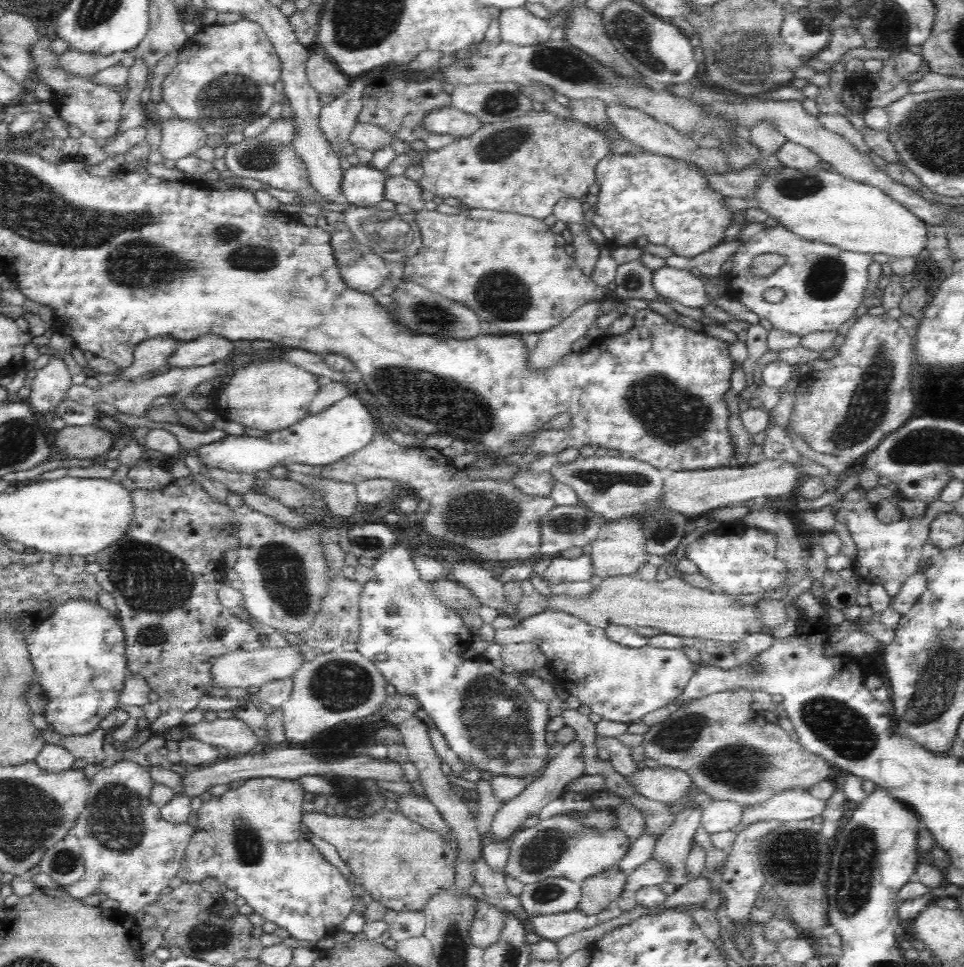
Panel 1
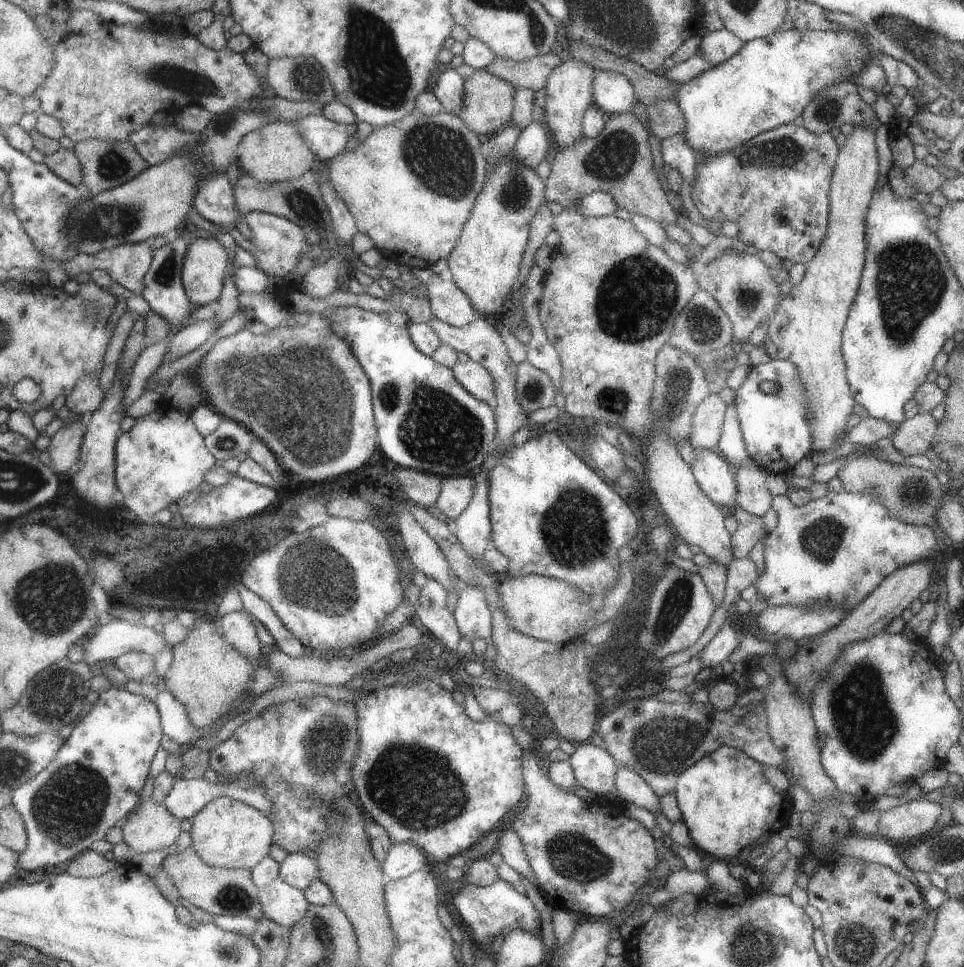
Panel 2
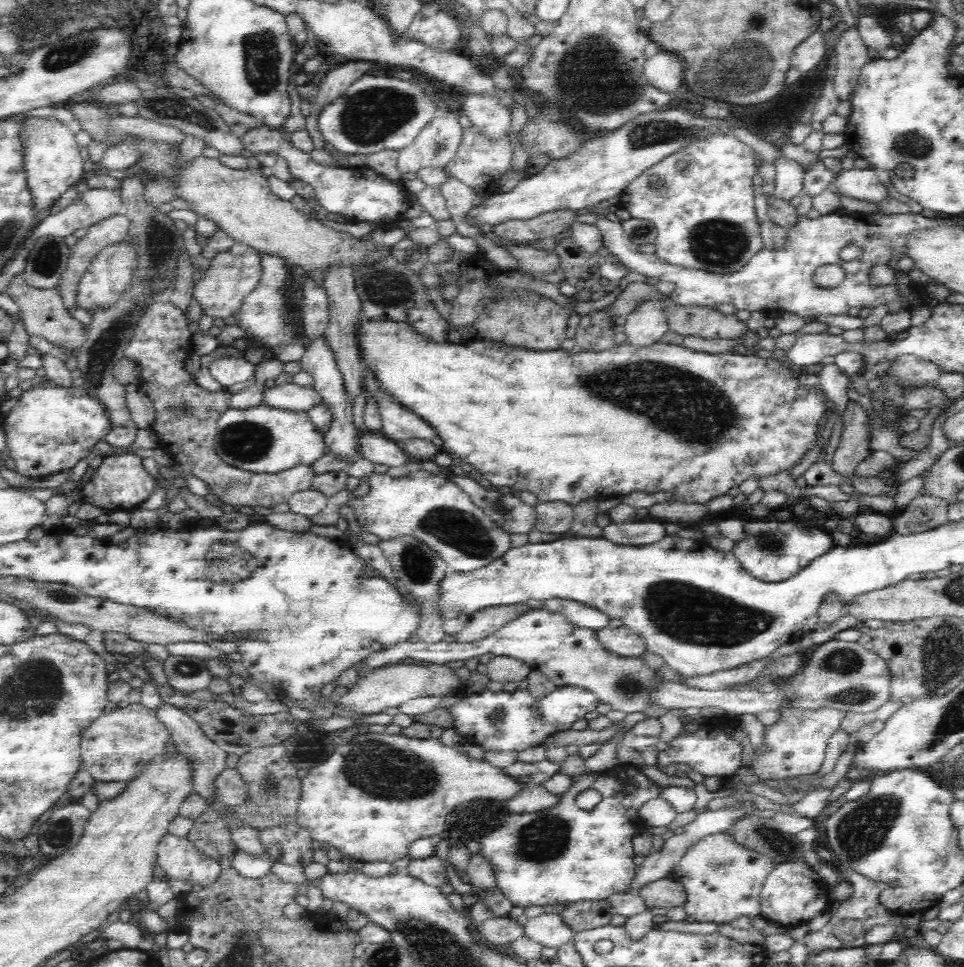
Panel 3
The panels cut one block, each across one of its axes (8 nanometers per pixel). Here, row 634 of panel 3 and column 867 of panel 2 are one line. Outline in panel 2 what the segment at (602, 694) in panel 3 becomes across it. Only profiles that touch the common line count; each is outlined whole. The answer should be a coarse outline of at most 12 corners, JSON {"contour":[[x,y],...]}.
{"contour":[[873,491],[773,495],[753,581],[767,605],[852,609],[936,558],[935,522]]}

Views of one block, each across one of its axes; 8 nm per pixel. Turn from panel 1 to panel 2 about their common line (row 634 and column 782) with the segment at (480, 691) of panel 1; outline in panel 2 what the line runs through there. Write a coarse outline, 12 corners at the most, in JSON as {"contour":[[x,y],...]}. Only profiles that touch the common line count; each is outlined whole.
{"contour":[[785,359],[751,366],[735,390],[744,449],[789,474],[811,431]]}

